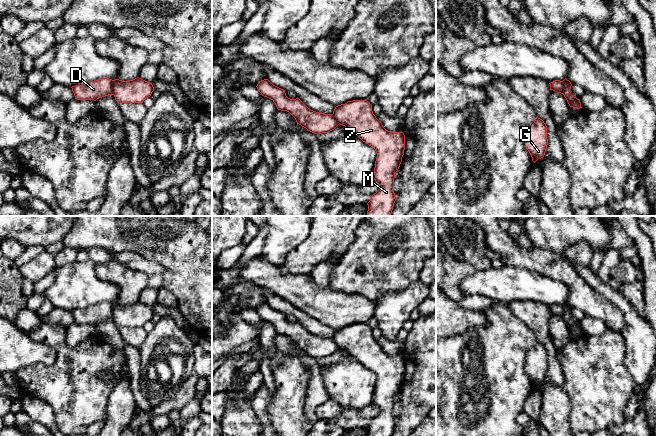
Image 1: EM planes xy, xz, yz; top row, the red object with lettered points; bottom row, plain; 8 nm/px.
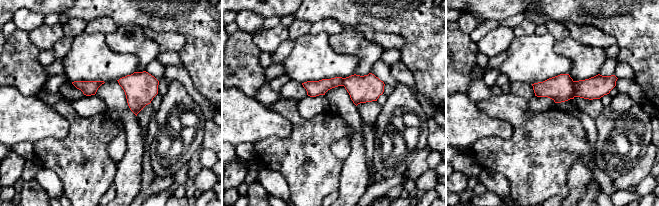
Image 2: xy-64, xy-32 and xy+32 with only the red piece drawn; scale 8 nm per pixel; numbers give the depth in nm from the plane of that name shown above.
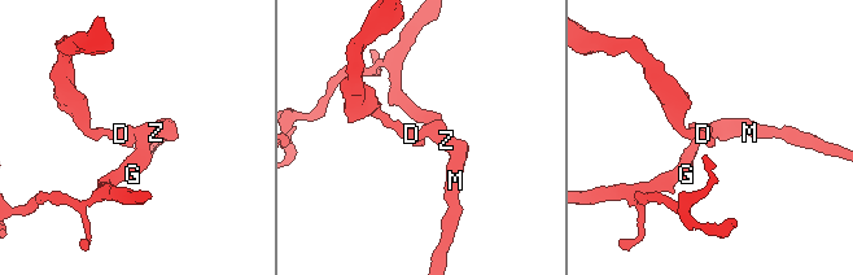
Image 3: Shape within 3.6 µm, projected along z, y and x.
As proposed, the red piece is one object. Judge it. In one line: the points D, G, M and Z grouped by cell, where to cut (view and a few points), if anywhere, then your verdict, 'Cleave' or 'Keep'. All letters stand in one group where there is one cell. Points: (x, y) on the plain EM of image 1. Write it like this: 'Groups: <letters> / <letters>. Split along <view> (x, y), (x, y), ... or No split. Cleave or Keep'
Groups: D / G M Z. Split along xy (113, 304), (112, 318). Cleave

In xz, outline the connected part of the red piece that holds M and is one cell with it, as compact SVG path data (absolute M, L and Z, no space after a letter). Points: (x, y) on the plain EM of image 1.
M353 324L335 331L333 340L340 349L345 350L363 366L373 371L377 377L373 404L379 408L379 414L372 419L367 427L367 436L392 436L395 423L394 402L402 386L405 373L405 359L403 356L390 356L376 342L372 329L367 324Z

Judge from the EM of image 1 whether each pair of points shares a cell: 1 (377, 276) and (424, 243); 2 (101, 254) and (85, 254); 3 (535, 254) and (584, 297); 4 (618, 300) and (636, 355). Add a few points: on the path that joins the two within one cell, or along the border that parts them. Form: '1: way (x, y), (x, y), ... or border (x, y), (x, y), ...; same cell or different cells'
1: way (389, 264), (412, 243); same cell
2: way (97, 254), (89, 254); same cell
3: way (548, 264), (555, 266), (573, 284); same cell
4: way (630, 314), (636, 326), (636, 341); same cell

